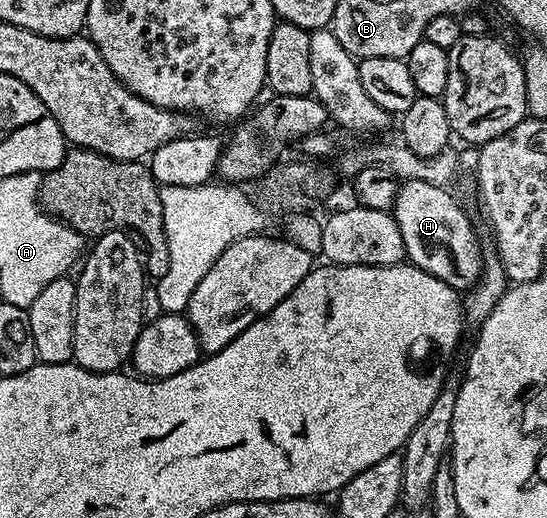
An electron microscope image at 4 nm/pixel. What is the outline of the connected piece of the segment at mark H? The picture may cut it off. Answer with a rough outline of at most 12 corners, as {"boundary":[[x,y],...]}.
{"boundary":[[435,183],[402,184],[391,210],[408,264],[468,291],[483,248]]}

